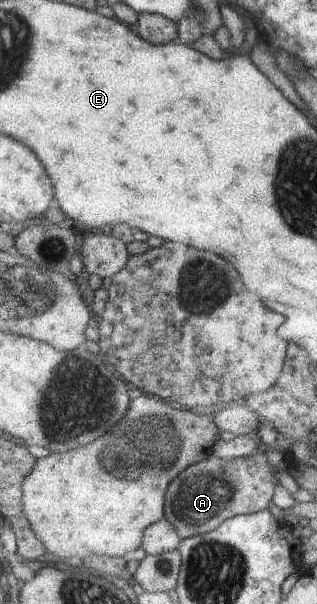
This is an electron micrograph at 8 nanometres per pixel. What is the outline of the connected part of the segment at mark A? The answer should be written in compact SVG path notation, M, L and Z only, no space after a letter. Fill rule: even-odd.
M264 448L259 449L254 455L238 459L217 457L217 453L214 452L205 461L191 465L171 483L166 495L166 520L178 530L182 540L198 537L215 531L229 519L269 511L269 503L272 502L275 492L273 489L277 484L280 483L267 463Z

